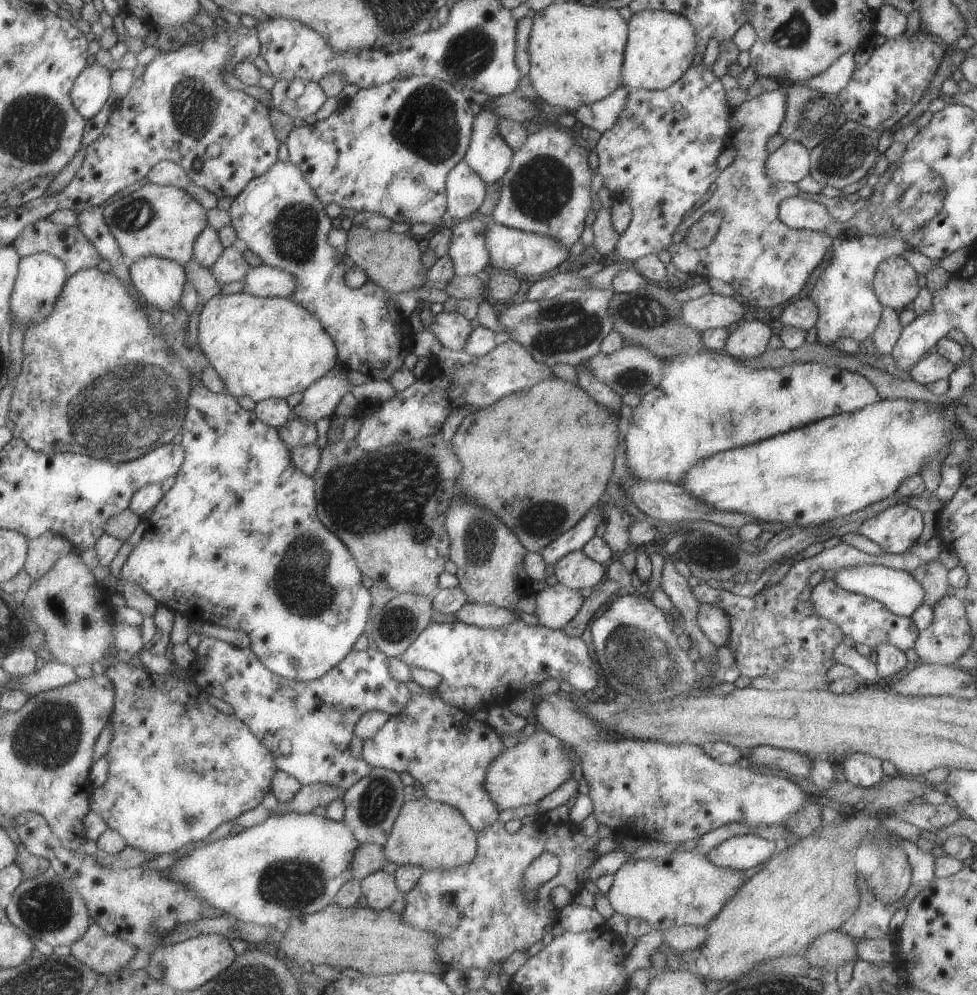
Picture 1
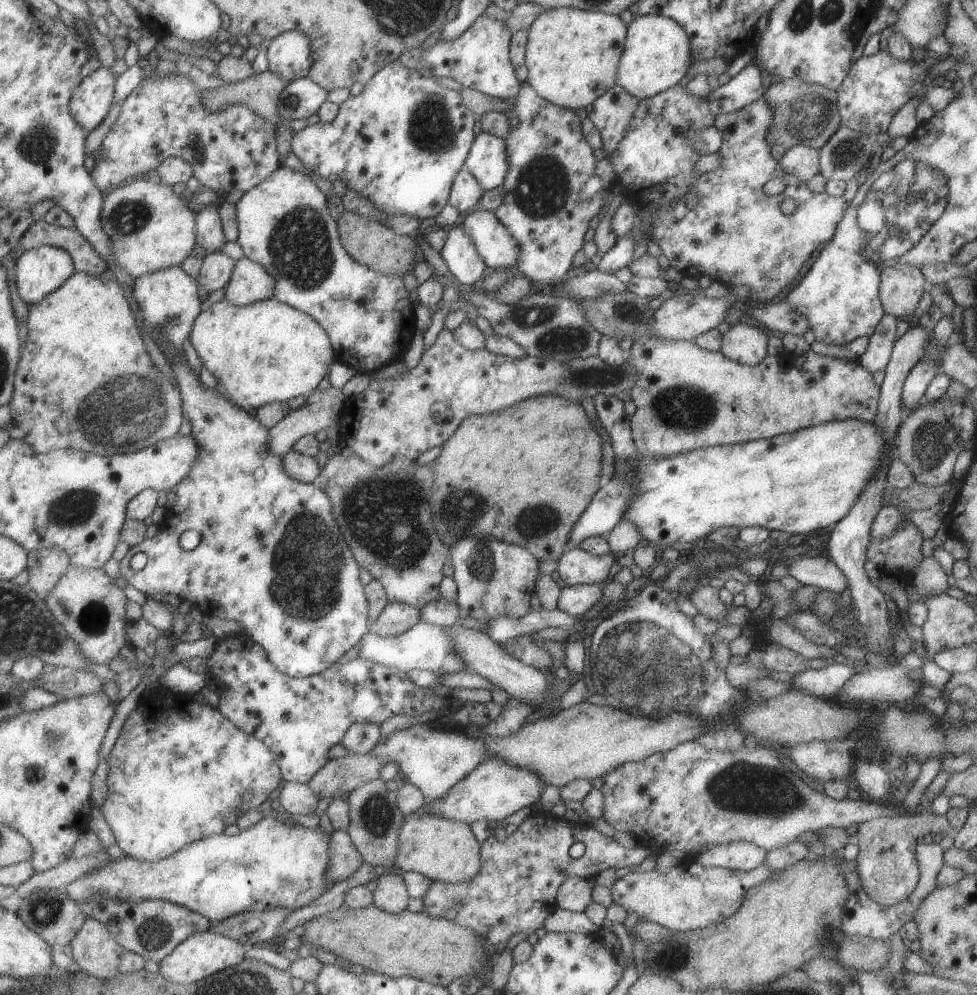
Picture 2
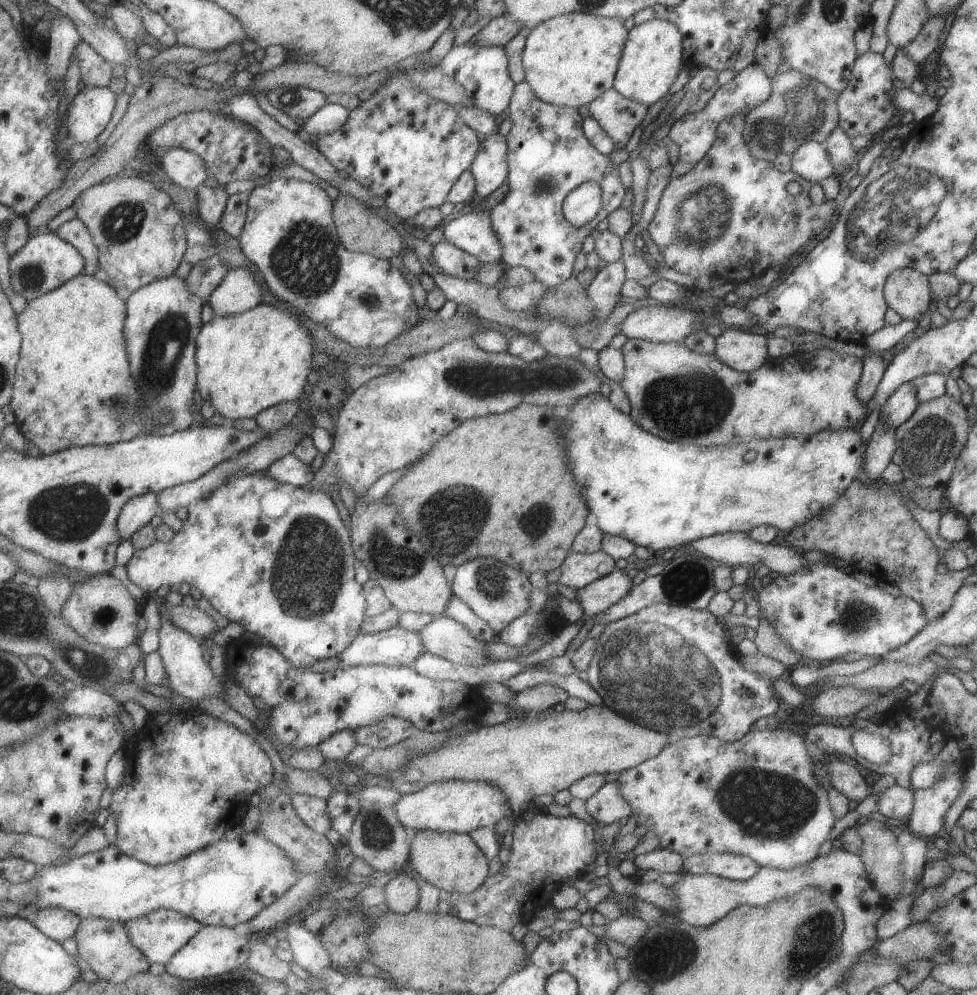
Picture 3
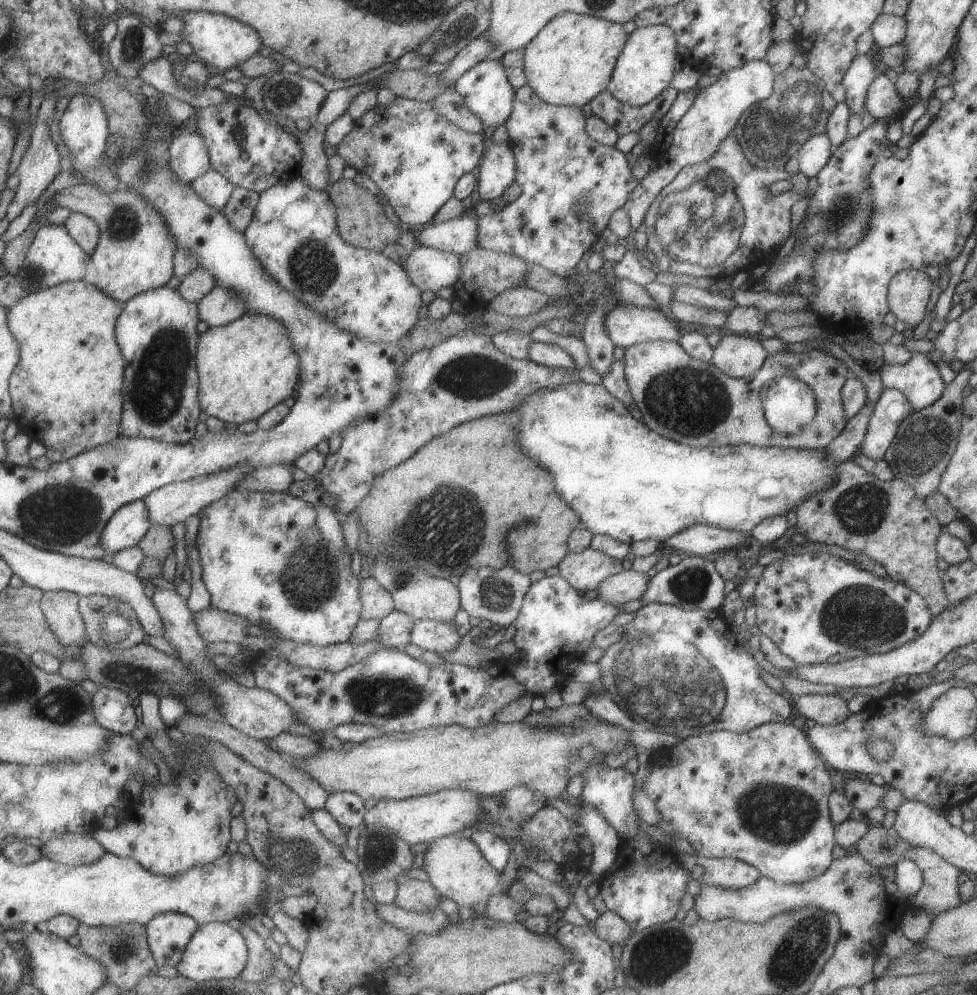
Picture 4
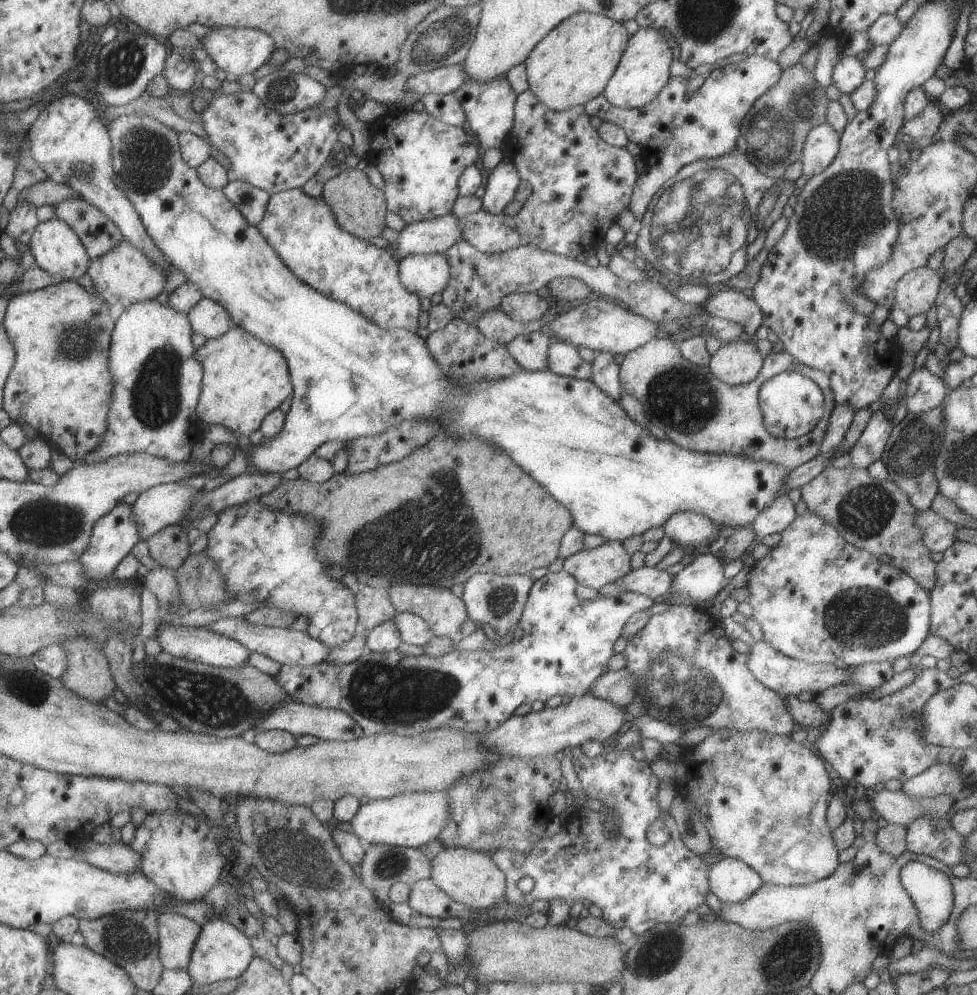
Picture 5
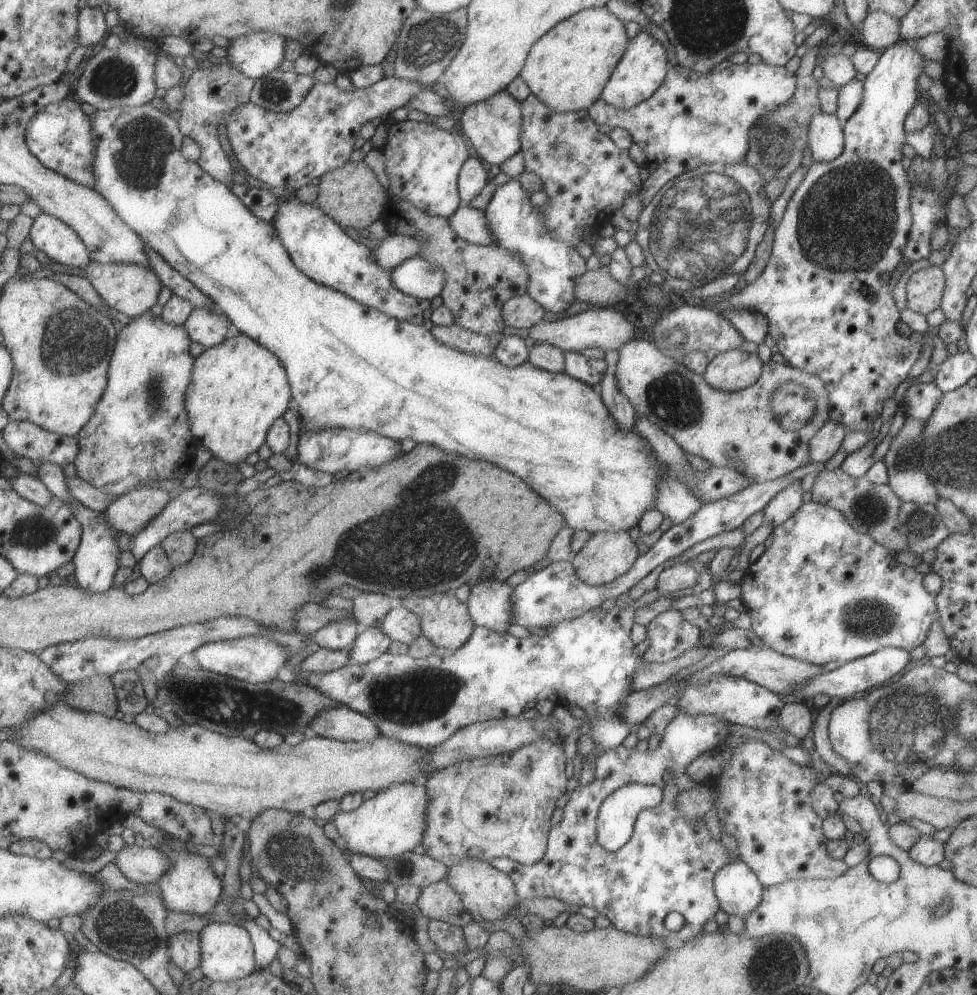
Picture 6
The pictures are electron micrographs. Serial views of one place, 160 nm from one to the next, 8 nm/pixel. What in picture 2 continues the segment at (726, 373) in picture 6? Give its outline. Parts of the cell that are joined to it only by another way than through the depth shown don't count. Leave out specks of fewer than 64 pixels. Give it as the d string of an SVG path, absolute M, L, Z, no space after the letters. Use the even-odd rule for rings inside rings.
M737 323L721 336L720 352L733 362L756 365L766 356L767 340L759 328Z

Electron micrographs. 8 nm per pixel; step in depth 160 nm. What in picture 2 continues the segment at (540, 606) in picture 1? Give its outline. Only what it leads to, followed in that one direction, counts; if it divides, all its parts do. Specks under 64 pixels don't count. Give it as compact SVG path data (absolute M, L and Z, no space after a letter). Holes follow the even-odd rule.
M587 584L587 585L562 585L559 598L557 598L557 609L564 611L569 616L583 616L588 608L597 604L603 596L603 585Z

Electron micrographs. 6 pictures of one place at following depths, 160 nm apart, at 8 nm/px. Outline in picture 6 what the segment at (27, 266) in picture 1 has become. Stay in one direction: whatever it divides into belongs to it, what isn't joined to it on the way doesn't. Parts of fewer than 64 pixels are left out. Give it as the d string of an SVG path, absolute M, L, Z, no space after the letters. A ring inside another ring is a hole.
M48 212L34 219L30 240L53 262L84 270L91 264L89 247L79 233Z

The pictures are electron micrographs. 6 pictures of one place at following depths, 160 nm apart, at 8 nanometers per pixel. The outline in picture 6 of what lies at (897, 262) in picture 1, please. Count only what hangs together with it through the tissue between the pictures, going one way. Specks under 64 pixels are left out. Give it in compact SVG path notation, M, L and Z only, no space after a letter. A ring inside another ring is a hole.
M930 265L913 272L906 282L906 308L915 314L926 315L940 305L943 289L941 268Z

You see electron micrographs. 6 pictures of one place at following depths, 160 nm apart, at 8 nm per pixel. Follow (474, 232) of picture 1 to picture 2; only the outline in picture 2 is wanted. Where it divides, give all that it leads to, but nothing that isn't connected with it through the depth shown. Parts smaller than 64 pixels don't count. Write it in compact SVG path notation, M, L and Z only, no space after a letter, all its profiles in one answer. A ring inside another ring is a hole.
M459 225L451 227L440 251L447 270L461 285L474 285L480 280L486 265L479 258L465 230Z

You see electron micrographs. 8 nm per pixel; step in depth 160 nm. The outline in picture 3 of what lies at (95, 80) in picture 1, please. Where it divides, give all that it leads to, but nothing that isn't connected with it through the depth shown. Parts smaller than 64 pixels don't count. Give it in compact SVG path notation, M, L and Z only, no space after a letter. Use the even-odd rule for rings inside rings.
M86 86L73 98L66 118L69 136L76 143L93 142L113 118L116 91L112 86Z

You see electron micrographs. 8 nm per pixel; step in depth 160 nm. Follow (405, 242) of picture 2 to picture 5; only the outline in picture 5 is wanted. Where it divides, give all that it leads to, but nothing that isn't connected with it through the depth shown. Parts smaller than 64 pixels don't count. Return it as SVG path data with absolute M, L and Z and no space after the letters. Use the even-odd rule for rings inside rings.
M359 166L354 169L342 168L337 176L325 183L321 198L331 205L342 229L354 234L357 238L369 241L375 236L380 236L383 229L386 228L384 223L385 194L383 190L377 189L367 181Z

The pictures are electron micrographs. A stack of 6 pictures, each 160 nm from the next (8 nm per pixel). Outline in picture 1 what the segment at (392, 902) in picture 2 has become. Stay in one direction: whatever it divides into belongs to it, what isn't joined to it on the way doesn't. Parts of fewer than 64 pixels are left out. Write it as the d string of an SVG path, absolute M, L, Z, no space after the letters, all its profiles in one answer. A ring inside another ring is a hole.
M379 871L365 876L360 881L361 895L368 907L375 911L388 909L394 900L399 899L400 891L392 875Z

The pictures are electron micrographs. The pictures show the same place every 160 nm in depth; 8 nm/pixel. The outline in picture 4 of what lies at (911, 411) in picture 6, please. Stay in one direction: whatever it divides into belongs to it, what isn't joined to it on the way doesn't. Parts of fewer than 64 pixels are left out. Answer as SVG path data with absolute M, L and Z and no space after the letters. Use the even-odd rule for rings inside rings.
M912 353L903 365L883 364L879 372L883 388L902 392L913 411L933 404L946 387L938 368L921 353Z

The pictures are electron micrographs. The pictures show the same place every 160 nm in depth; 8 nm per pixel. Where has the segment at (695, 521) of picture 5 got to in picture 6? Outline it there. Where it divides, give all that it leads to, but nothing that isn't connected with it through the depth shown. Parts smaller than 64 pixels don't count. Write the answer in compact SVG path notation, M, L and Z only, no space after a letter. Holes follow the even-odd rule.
M660 477L655 497L655 508L676 525L692 517L702 505L700 500L692 495L674 477Z

